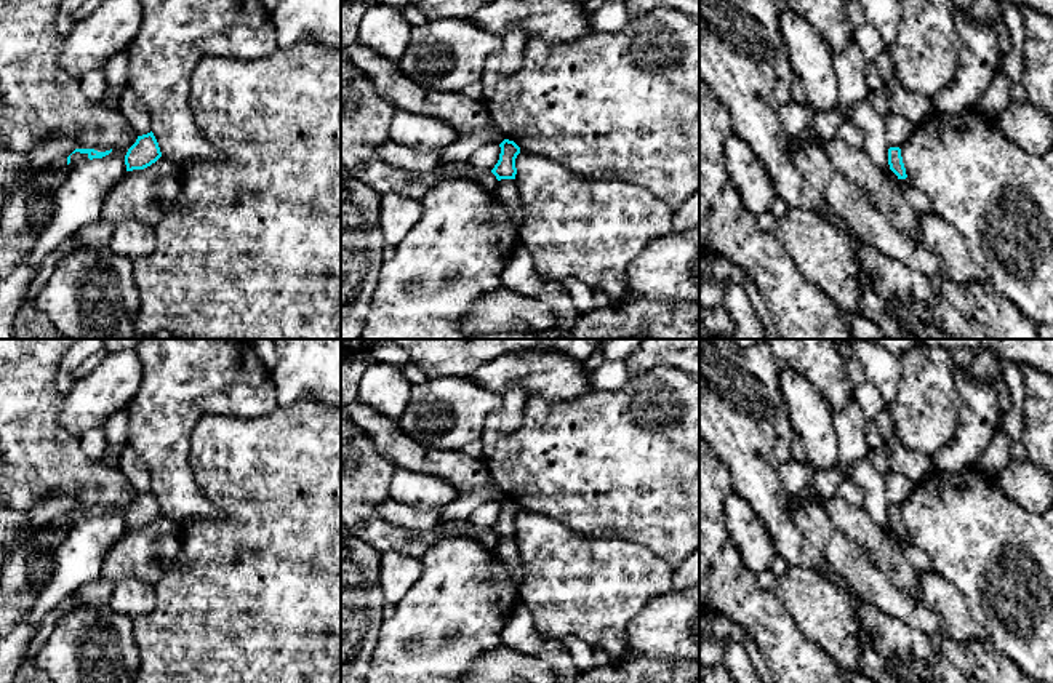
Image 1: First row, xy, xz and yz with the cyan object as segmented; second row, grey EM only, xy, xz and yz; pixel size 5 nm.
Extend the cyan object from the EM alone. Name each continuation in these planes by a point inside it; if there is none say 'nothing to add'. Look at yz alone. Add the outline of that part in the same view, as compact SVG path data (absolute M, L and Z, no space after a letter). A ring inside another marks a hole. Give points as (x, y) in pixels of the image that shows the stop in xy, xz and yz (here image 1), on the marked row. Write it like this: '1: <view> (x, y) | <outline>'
nothing to add

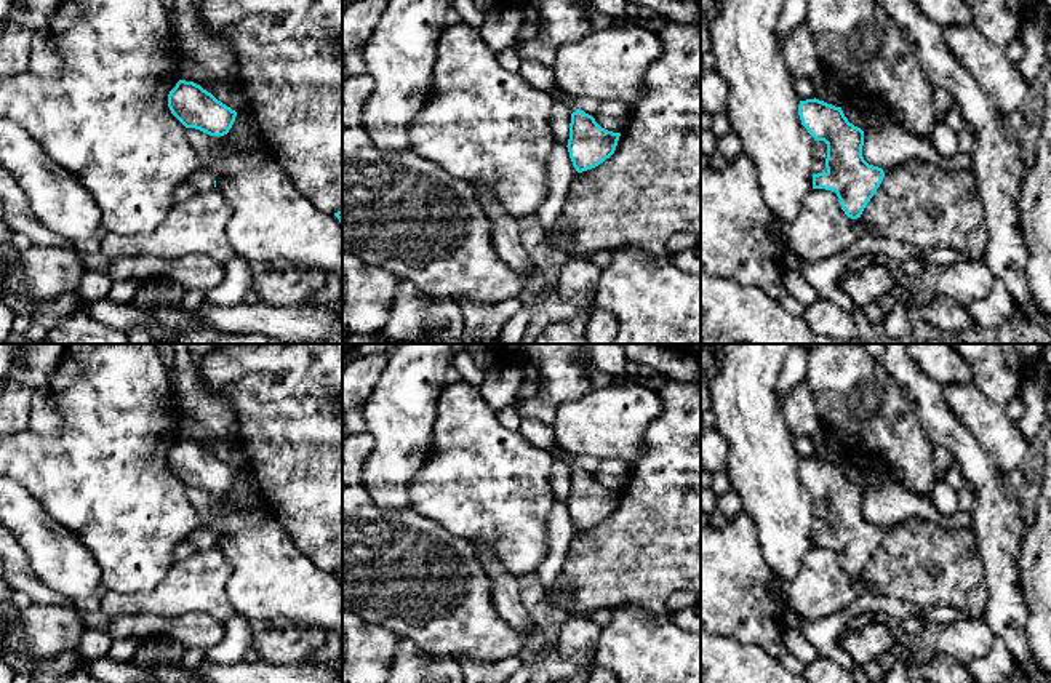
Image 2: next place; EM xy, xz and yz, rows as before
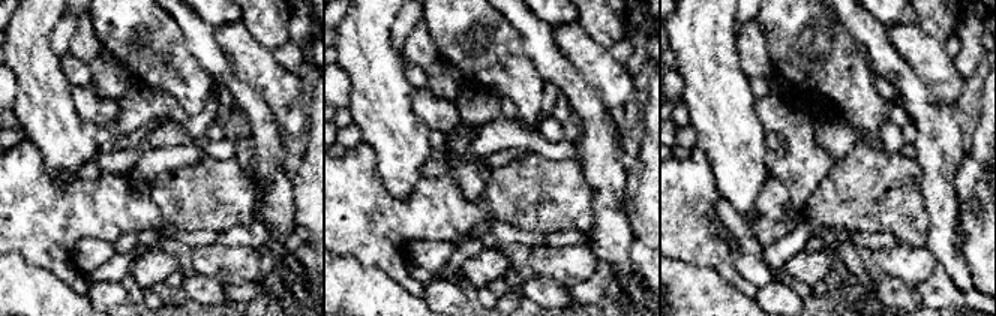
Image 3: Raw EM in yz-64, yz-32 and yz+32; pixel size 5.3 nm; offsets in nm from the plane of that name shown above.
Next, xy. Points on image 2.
1: xy (202, 181) | M197 170L195 173L192 173L186 184L189 184L190 187L194 187L197 192L206 192L214 189L214 181L216 181L216 174L211 171L205 171L205 170Z

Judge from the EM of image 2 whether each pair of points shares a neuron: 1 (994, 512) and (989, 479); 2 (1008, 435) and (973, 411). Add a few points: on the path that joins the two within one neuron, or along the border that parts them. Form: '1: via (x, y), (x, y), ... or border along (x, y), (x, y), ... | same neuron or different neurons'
1: via (994, 504), (994, 490), (991, 487) | same neuron
2: via (1000, 435), (981, 416) | same neuron

